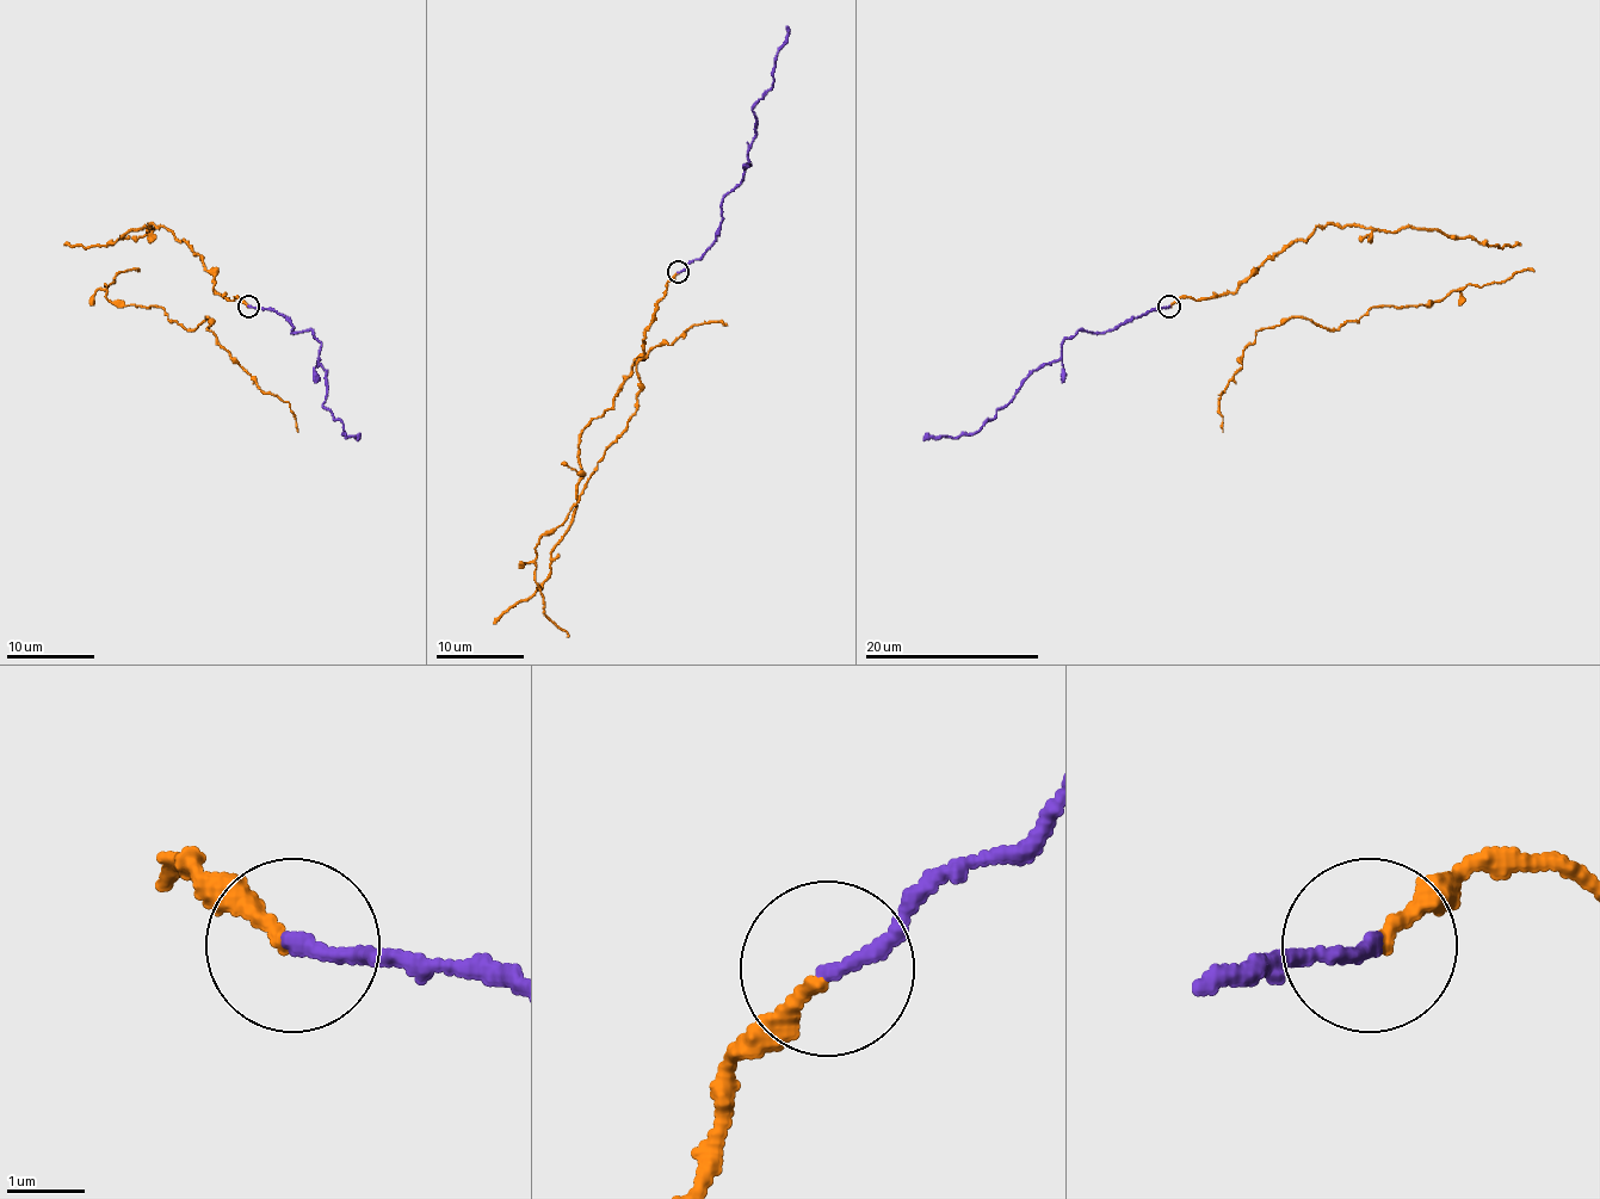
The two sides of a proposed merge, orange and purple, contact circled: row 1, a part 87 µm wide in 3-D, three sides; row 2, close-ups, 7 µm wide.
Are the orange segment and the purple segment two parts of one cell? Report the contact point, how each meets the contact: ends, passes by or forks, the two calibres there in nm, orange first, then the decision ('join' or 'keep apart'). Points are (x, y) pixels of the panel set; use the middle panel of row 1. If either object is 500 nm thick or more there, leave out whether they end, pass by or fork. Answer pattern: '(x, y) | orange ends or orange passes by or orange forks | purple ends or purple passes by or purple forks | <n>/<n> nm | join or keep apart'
(678, 272) | orange ends | purple ends | 190/200 nm | join

